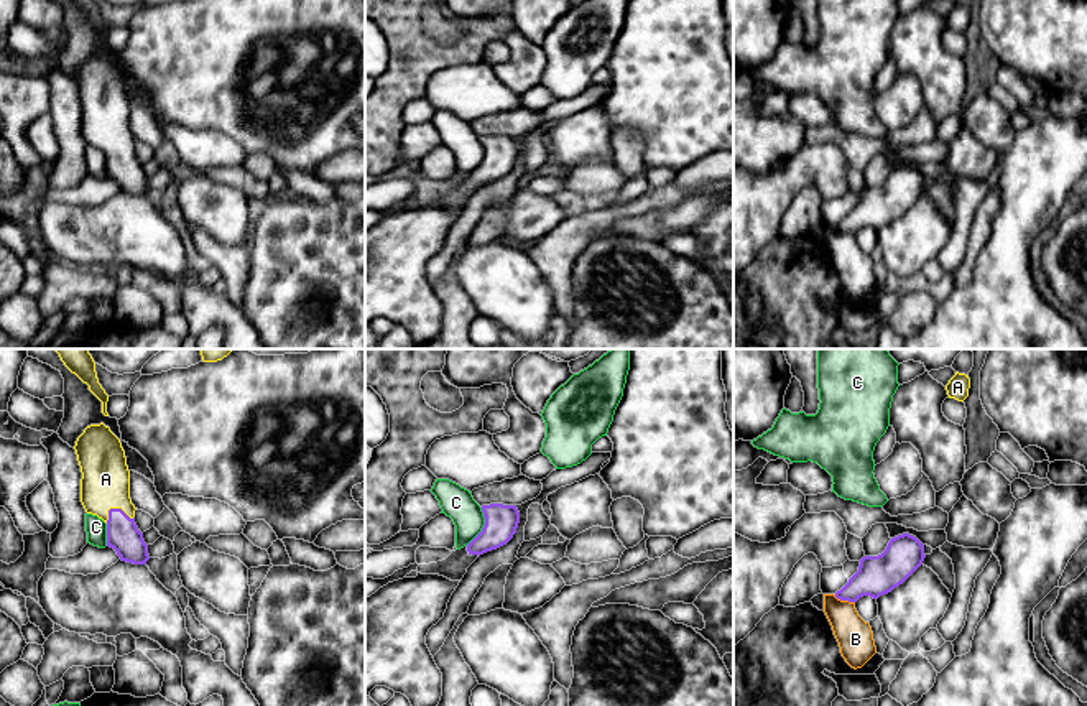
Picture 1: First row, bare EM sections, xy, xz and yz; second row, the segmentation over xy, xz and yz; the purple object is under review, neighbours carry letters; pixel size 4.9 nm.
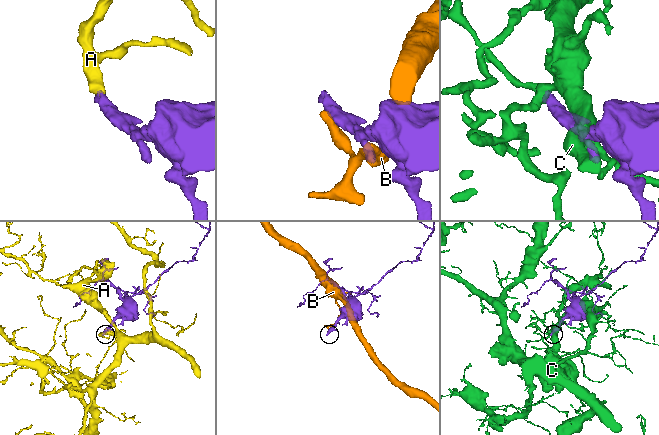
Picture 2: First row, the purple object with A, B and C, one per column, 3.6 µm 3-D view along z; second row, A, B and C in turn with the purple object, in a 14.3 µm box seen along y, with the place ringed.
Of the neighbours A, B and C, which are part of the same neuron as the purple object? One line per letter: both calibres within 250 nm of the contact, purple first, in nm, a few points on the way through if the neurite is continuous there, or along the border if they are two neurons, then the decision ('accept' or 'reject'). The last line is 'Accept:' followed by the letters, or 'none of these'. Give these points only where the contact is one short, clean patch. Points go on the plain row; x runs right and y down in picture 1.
A: 160/240 nm | across xy (122, 165), (114, 140), (106, 125), (106, 111) | accept
B: 190/180 nm | reject
C: 160/160 nm | reject
Accept: A

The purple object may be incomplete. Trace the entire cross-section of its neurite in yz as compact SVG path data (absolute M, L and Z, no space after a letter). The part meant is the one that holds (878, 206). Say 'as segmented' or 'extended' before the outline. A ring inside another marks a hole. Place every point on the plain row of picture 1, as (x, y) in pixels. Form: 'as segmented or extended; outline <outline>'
as segmented; outline M898 166L881 186L863 188L858 202L835 224L835 229L849 234L857 234L863 227L878 230L903 216L924 189L924 176L916 168Z

